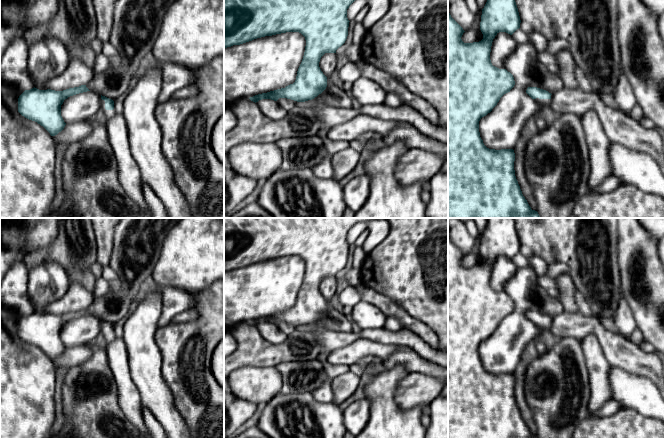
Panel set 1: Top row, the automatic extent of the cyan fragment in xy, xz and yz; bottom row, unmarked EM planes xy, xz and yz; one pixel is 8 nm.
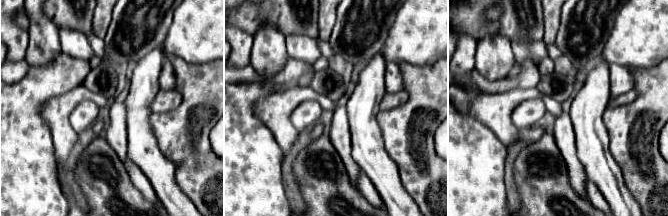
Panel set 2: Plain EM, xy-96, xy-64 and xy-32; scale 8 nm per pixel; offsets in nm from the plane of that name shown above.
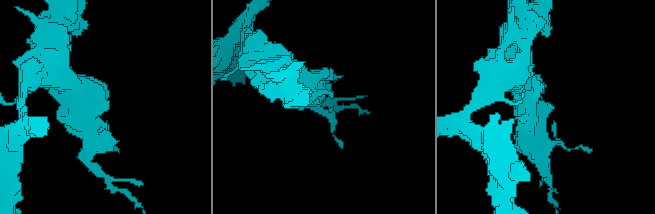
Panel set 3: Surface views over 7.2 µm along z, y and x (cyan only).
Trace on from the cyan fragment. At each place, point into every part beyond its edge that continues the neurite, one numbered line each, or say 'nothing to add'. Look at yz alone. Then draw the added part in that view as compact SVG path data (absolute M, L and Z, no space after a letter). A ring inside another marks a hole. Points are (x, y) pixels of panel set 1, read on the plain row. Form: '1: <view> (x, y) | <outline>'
1: yz (546, 326) | M536 322L534 324L541 327L541 328L544 328L547 331L549 330L549 328L551 326L551 323L539 323L539 322Z

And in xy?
1: xy (109, 338) | M100 324L100 333L104 335L106 345L116 339L116 336L114 333L113 334L106 334L105 333L105 325L104 324Z

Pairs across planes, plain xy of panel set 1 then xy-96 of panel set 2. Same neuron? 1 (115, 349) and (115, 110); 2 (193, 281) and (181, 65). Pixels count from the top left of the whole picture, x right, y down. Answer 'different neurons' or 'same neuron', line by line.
1: same neuron
2: different neurons

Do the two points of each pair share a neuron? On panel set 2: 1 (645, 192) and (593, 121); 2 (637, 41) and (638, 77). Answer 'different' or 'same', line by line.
1: different
2: different

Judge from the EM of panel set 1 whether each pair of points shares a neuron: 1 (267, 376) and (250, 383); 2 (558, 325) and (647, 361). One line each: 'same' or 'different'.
1: same
2: same

